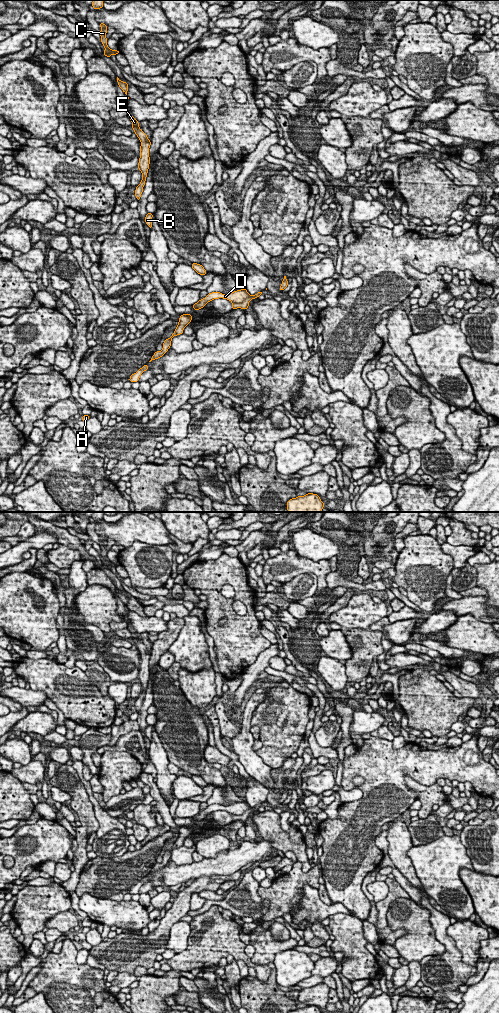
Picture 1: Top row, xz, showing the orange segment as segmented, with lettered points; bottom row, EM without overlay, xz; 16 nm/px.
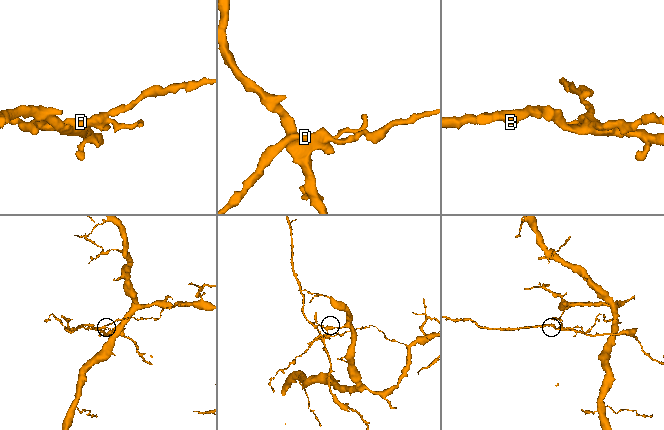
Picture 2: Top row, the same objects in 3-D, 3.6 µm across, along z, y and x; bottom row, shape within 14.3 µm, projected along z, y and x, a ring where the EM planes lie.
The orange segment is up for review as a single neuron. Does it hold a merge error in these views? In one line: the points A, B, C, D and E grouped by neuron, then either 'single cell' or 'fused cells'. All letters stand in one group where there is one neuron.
A D / B C E | fused cells

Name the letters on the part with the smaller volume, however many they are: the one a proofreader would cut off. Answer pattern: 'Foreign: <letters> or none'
Foreign: B, C, E

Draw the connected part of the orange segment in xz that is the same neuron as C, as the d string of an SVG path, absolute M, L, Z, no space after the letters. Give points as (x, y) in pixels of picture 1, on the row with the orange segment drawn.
M99 23L100 25L100 28L102 29L99 34L101 36L101 43L103 44L103 46L105 47L105 50L103 51L103 54L107 57L111 57L112 54L114 54L115 56L120 53L119 50L111 50L108 45L107 45L107 38L106 38L106 34L107 34L107 31L106 29L108 28L106 24L104 23Z

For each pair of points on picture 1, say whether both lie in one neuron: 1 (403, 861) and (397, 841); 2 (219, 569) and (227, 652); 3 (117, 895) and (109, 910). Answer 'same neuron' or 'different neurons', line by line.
1: same neuron
2: same neuron
3: different neurons

